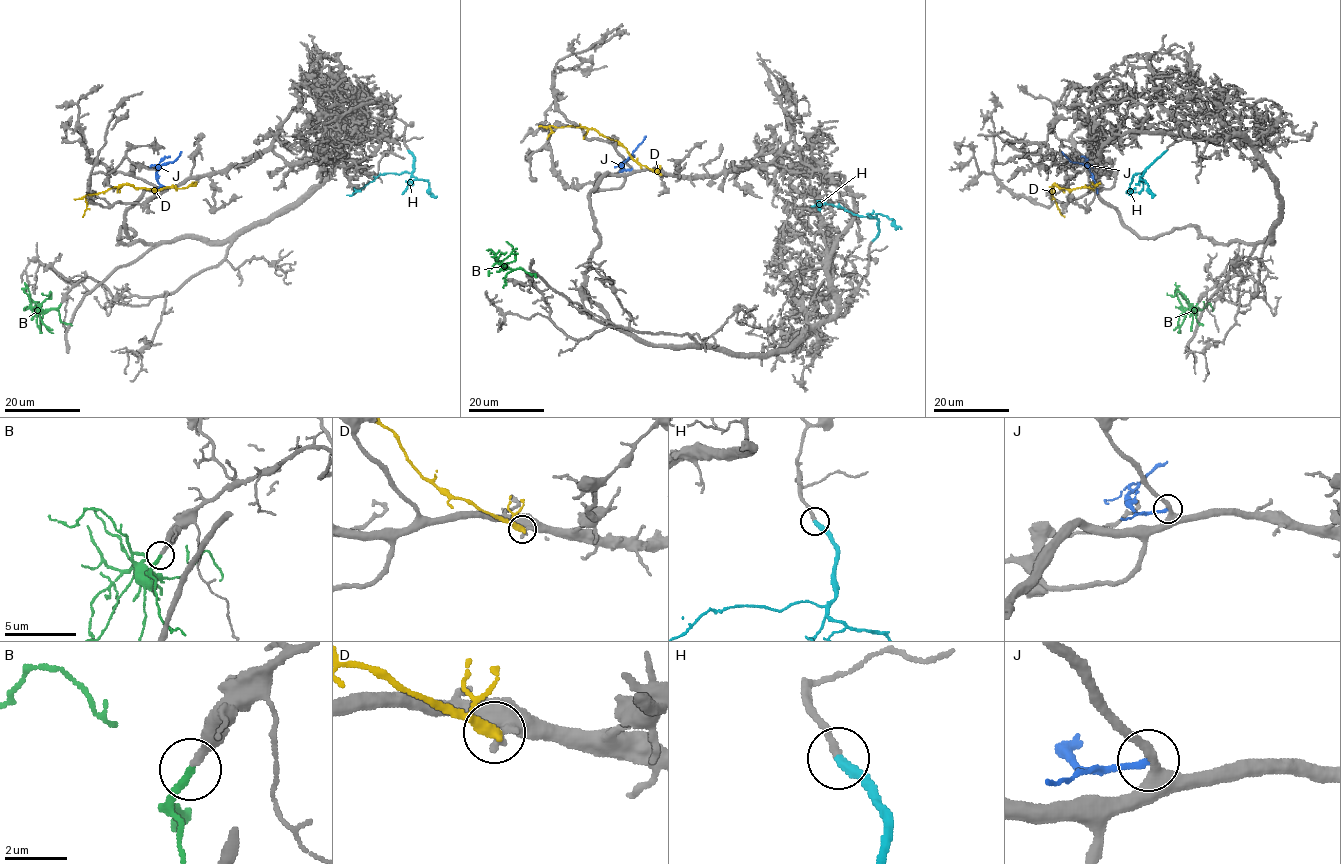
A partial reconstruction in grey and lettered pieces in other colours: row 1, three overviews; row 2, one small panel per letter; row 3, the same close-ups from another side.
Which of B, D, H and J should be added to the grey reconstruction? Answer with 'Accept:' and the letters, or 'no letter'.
Accept: B, H

